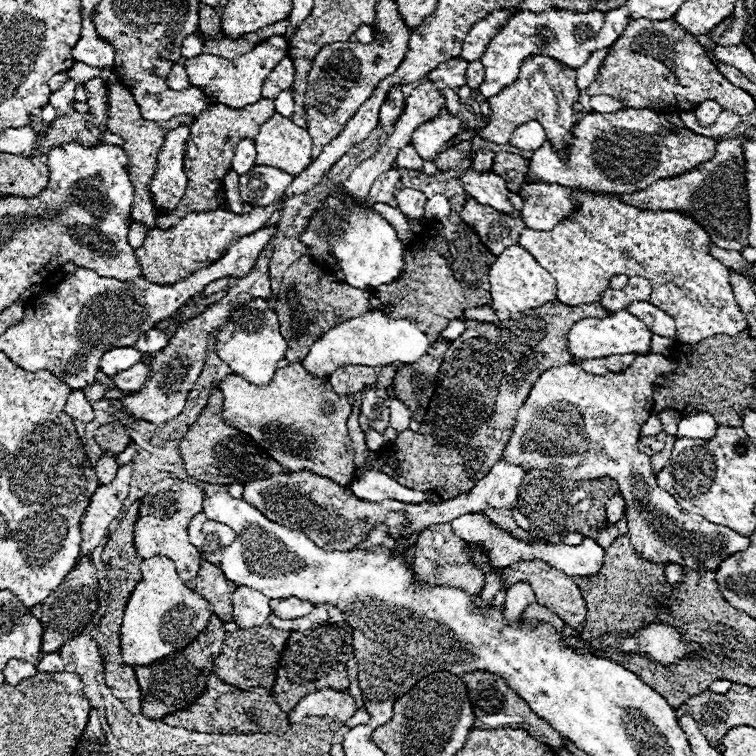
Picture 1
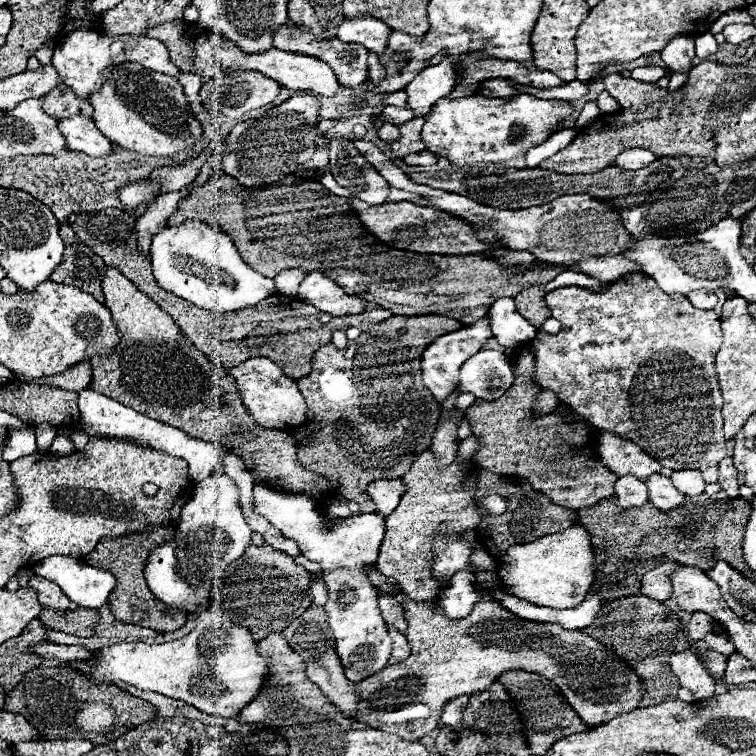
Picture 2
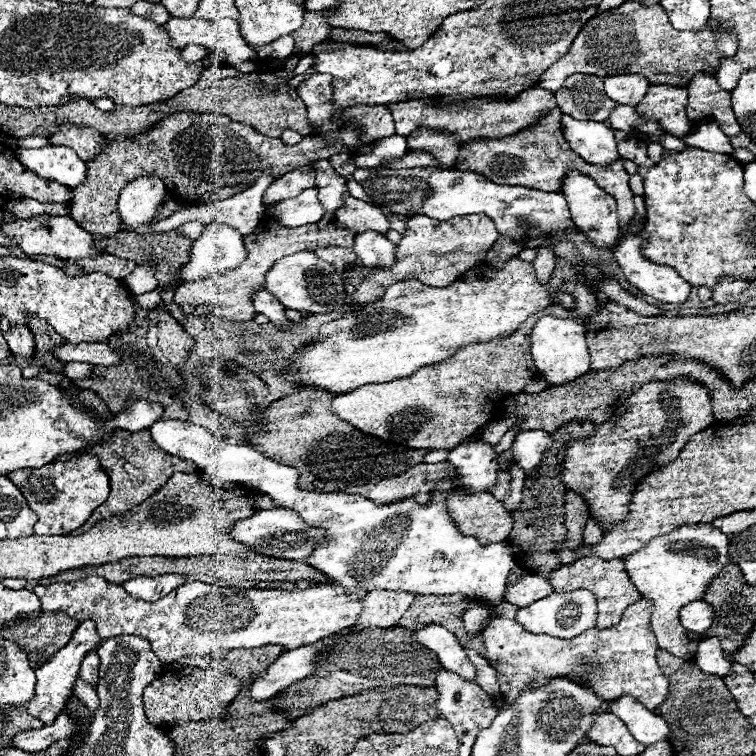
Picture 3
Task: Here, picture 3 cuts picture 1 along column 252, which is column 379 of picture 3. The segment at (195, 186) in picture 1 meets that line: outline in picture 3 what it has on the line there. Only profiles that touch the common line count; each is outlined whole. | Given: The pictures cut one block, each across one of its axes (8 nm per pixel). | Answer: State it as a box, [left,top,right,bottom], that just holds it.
[344,106,394,142]

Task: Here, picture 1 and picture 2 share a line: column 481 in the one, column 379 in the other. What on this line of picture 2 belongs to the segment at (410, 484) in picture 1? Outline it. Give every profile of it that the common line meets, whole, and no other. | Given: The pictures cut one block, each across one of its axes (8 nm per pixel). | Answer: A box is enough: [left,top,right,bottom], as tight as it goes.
[298,316,464,512]

